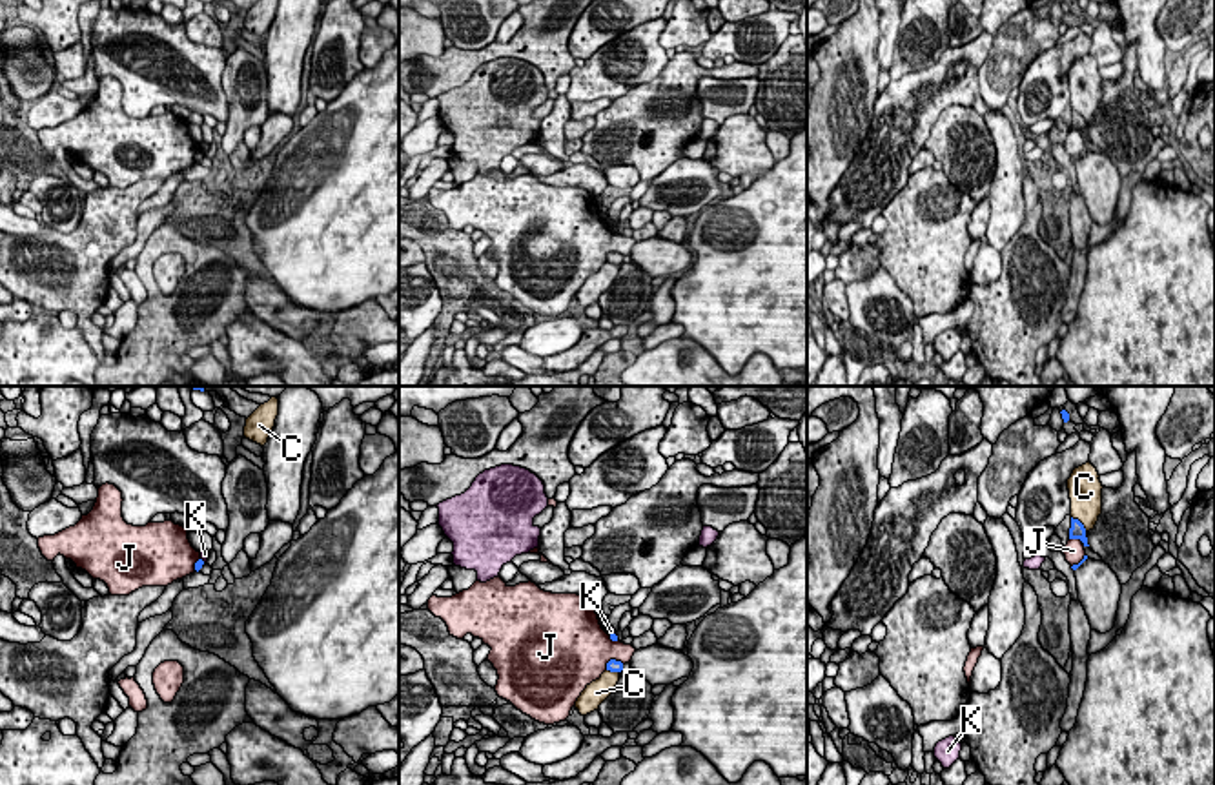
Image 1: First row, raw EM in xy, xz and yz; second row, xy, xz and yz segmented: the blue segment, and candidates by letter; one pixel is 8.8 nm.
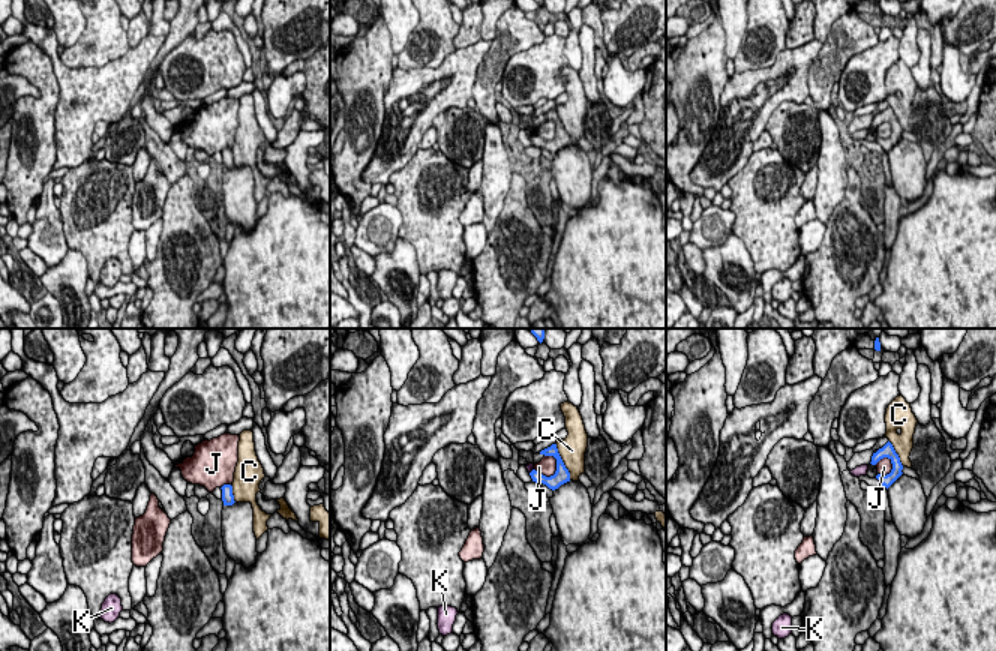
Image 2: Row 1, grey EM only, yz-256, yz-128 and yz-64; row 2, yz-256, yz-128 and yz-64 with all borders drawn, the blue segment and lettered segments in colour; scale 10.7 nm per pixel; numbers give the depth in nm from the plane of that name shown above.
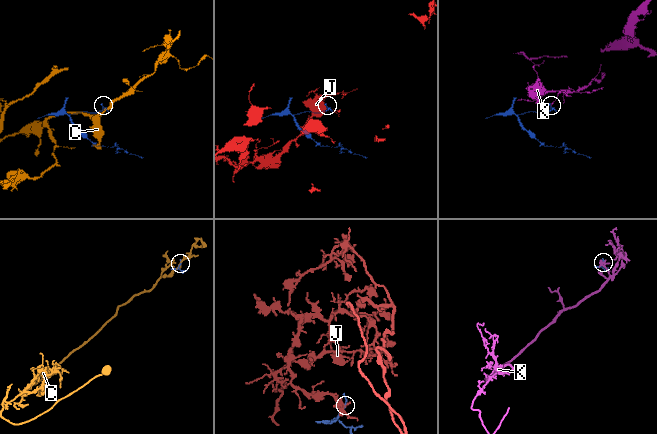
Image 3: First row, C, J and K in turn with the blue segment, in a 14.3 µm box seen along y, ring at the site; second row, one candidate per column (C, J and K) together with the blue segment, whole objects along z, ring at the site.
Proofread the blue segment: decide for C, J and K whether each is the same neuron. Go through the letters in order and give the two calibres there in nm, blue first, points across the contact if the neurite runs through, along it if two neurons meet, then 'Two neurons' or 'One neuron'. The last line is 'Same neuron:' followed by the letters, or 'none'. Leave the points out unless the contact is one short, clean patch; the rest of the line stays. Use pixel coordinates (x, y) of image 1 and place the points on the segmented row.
C: Thickness 140 nm (blue) against 280 nm. Two neurons
J: Thickness 140 nm (blue) against 170 nm. Two neurons
K: Thickness 60 nm (blue) against 60 nm. Boundary: xz (611, 632), (614, 634). Two neurons
Same neuron: none

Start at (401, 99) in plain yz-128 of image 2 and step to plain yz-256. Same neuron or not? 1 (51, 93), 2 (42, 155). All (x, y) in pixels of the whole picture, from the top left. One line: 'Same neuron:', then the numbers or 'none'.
Same neuron: none

